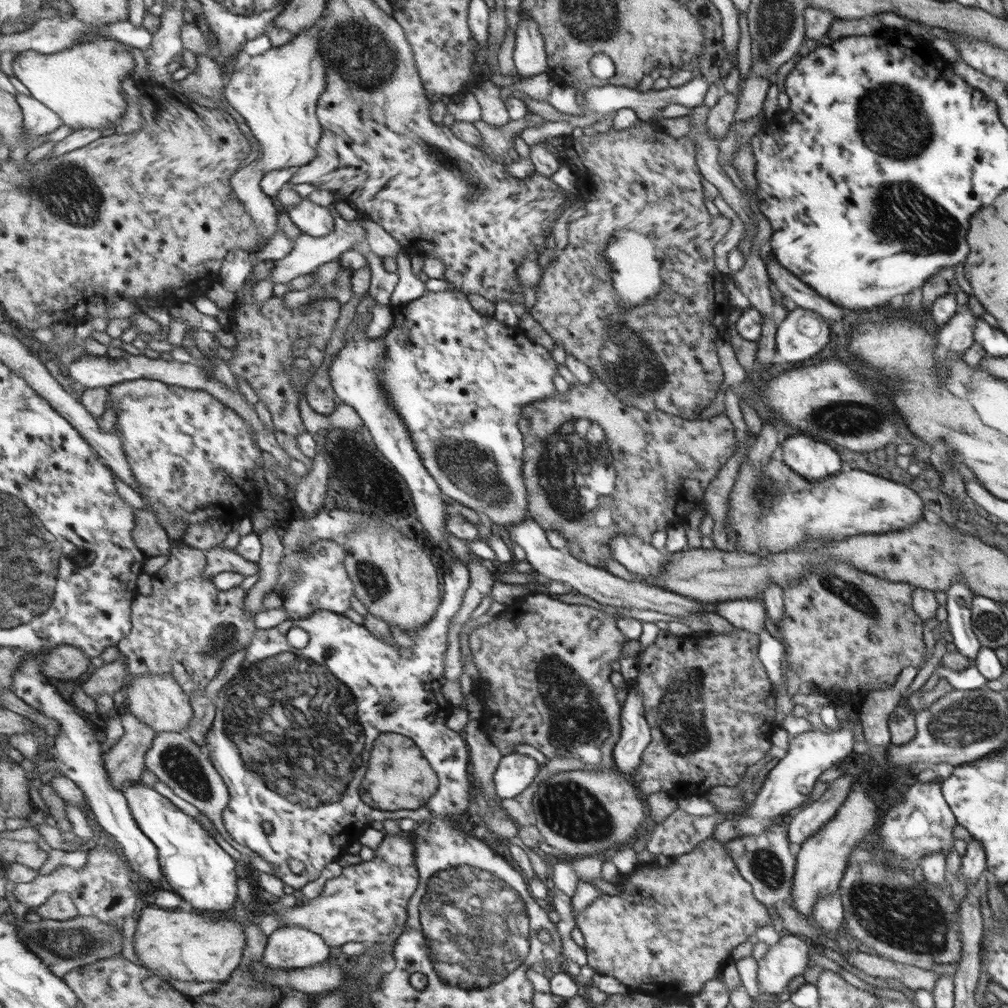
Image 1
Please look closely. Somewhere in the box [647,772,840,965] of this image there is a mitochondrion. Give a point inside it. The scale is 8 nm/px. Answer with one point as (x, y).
(766, 865)

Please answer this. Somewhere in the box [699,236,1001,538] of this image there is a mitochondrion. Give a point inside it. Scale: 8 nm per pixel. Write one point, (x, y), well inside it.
(843, 418)

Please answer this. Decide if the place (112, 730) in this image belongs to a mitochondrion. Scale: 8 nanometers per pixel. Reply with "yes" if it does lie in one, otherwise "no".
no

